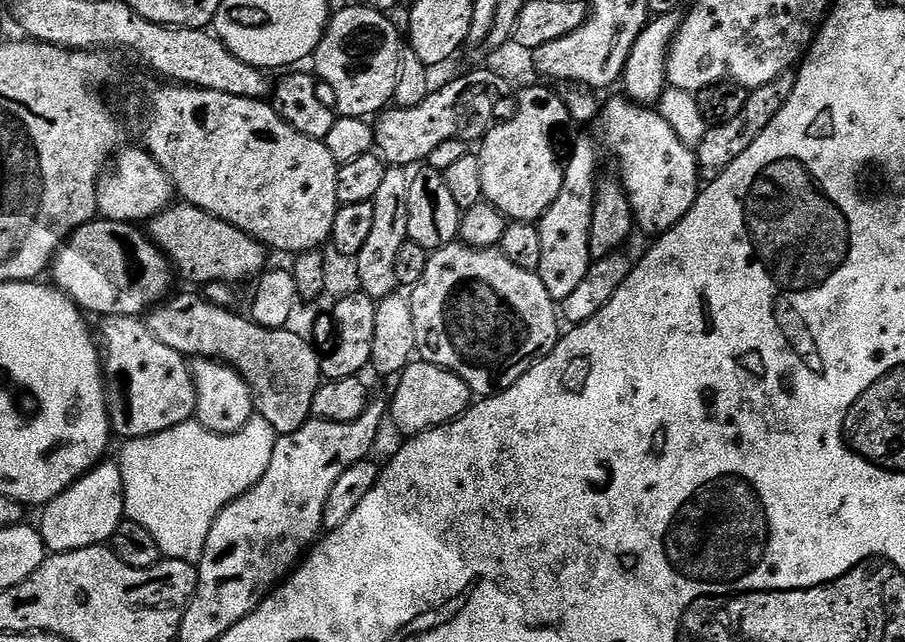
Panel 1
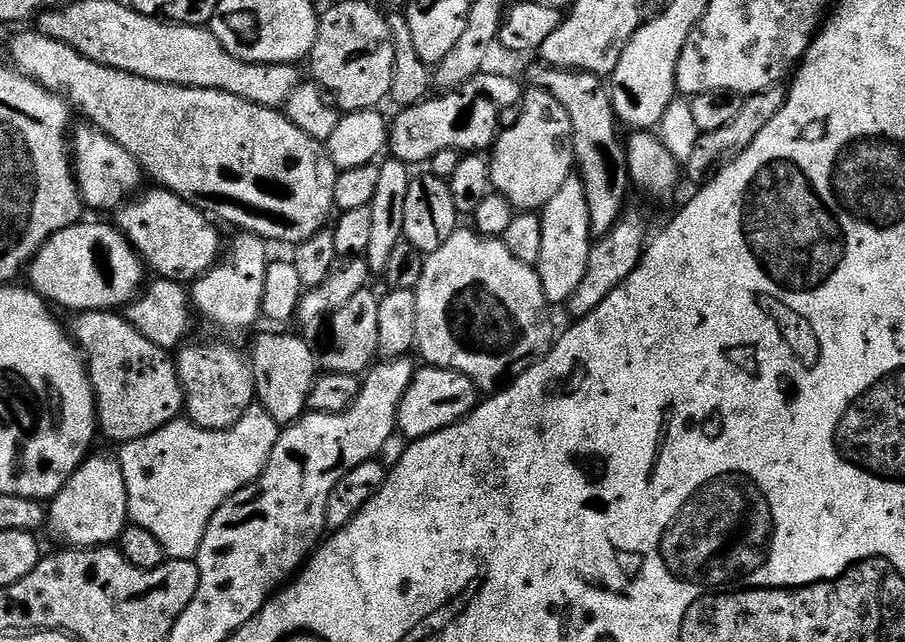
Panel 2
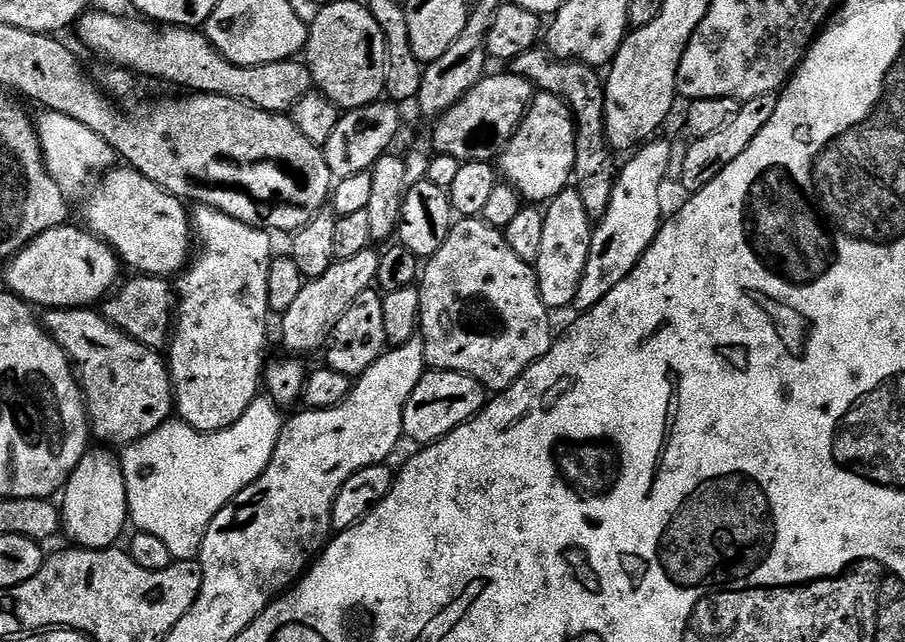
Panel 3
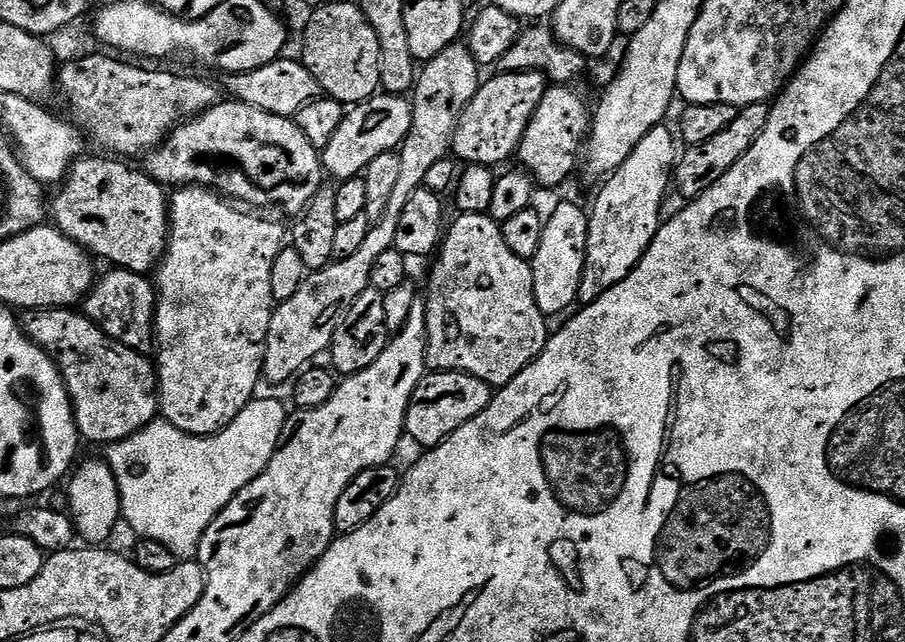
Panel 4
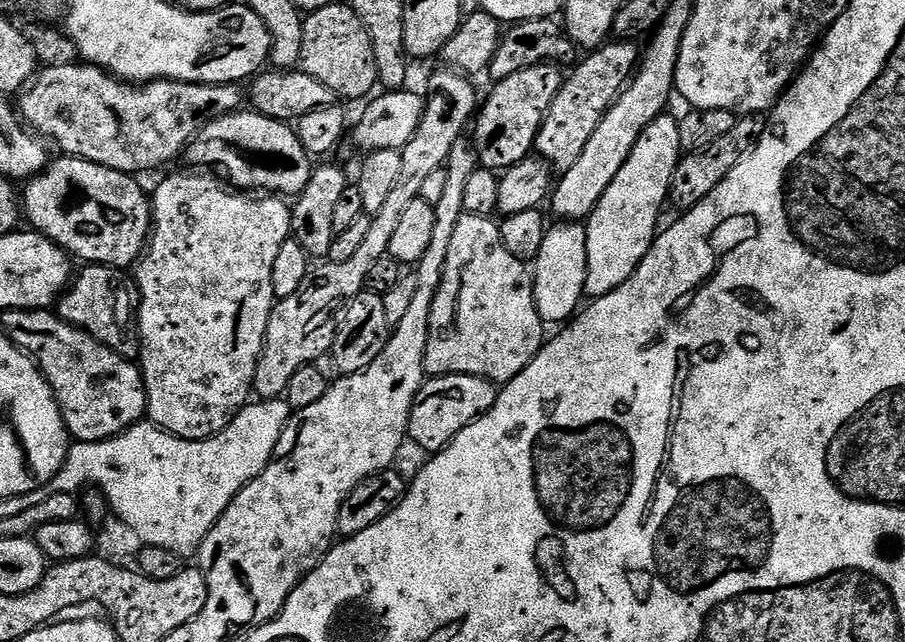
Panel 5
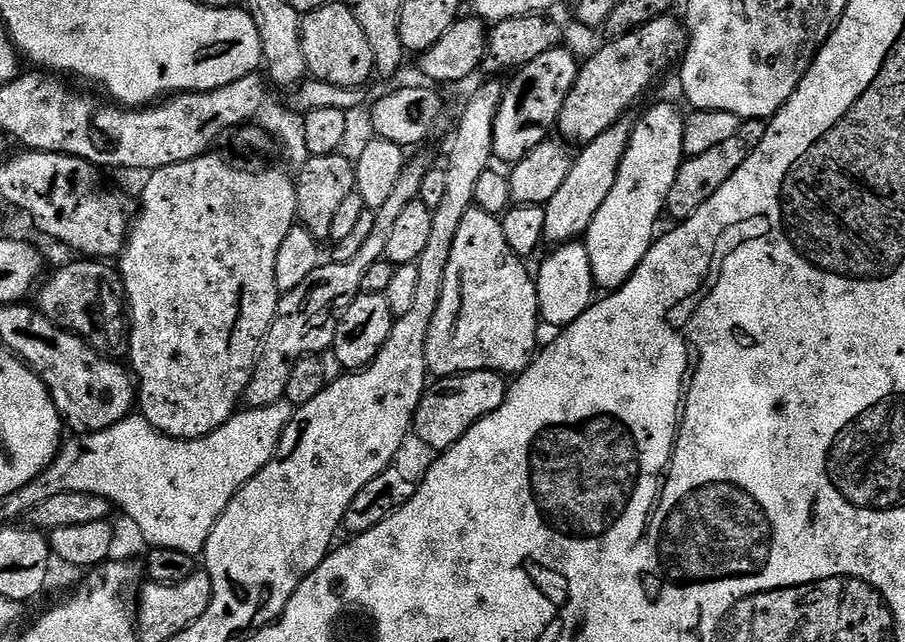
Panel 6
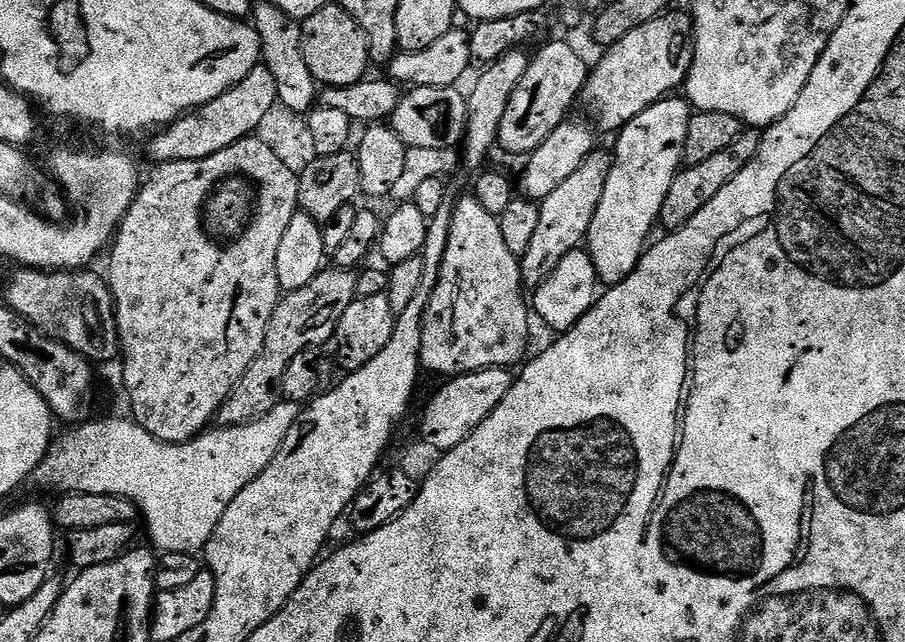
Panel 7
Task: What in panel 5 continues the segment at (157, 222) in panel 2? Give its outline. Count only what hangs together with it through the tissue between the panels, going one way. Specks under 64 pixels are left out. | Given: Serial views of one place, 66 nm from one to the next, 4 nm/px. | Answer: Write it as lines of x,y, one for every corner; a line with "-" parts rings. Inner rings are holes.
61,155
59,159
60,160
53,159
43,172
39,172
37,176
31,177
31,179
23,185
23,188
25,188
24,192
22,188
22,212
26,220
32,223
29,225
44,236
49,236
59,248
63,248
64,251
68,253
69,257
75,258
77,261
79,261
78,259
84,260
80,262
83,262
85,265
105,264
111,268
131,269
133,265
139,261
140,257
143,256
148,237
152,231
152,202
149,193
147,191
144,193
144,188
136,181
139,179
137,179
135,175
119,172
118,170
110,170
110,166
95,164
94,162
83,160
77,156

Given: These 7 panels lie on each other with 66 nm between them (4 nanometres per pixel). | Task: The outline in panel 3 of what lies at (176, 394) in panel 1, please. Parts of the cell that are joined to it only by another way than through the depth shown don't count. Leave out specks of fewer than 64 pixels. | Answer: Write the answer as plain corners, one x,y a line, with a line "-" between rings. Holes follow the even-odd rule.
91,307
86,308
58,308
55,310
48,310
43,313
42,323
48,330
49,336
55,340
58,347
68,356
68,361
72,363
73,369
76,373
76,379
80,386
80,391
84,398
84,406
88,410
88,426
93,437
96,436
101,445
127,446
133,444
135,440
140,440
146,434
150,434
154,430
158,430
158,426
167,424
174,416
174,401
172,399
172,376
168,372
168,361
157,349
147,348
142,342
138,342
134,338
127,336
124,331
118,327
117,324
111,324
109,320
103,316
99,311
93,310

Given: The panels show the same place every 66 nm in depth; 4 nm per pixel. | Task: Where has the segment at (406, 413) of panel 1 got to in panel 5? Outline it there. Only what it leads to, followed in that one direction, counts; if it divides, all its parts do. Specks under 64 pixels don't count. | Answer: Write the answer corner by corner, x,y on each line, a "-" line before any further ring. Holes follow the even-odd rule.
433,376
425,379
412,403
407,439
411,443
413,440
424,451
424,454
441,452
459,432
466,430
466,426
473,424
479,416
486,414
486,410
490,410
494,406
497,391
497,385
481,376

